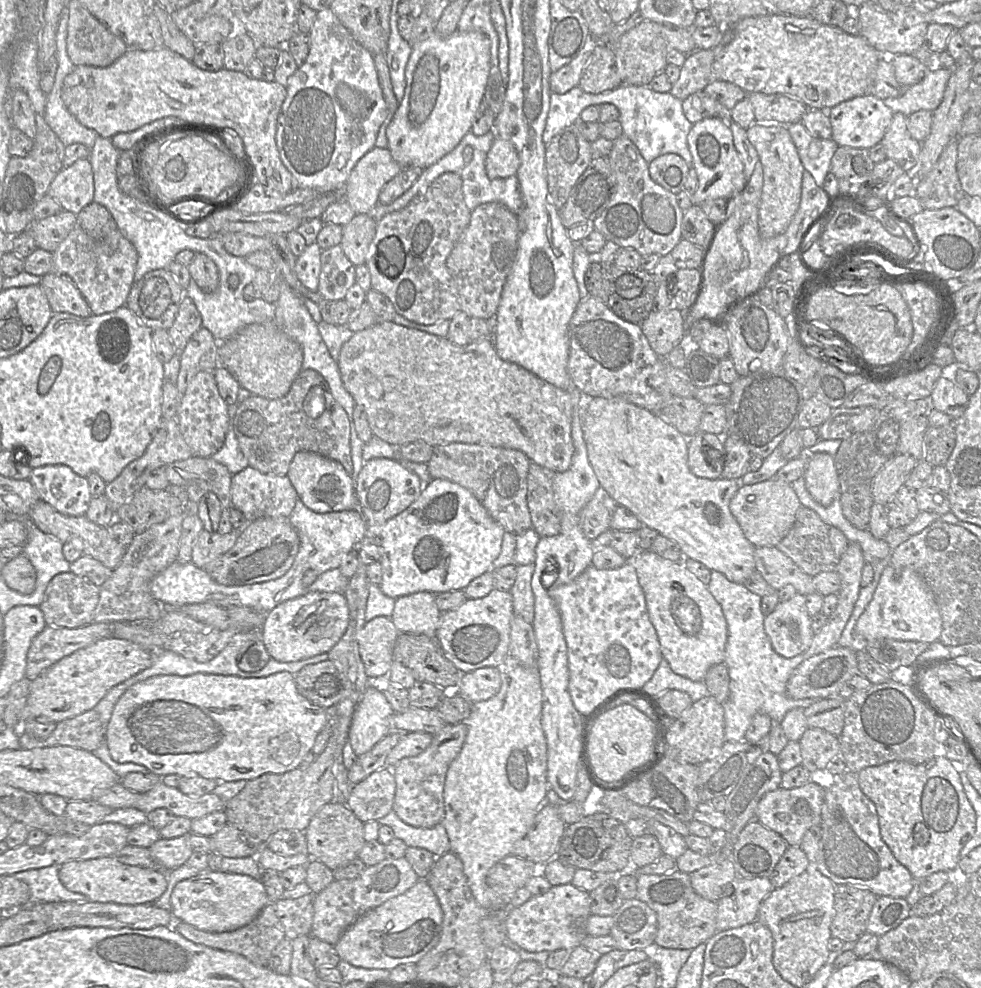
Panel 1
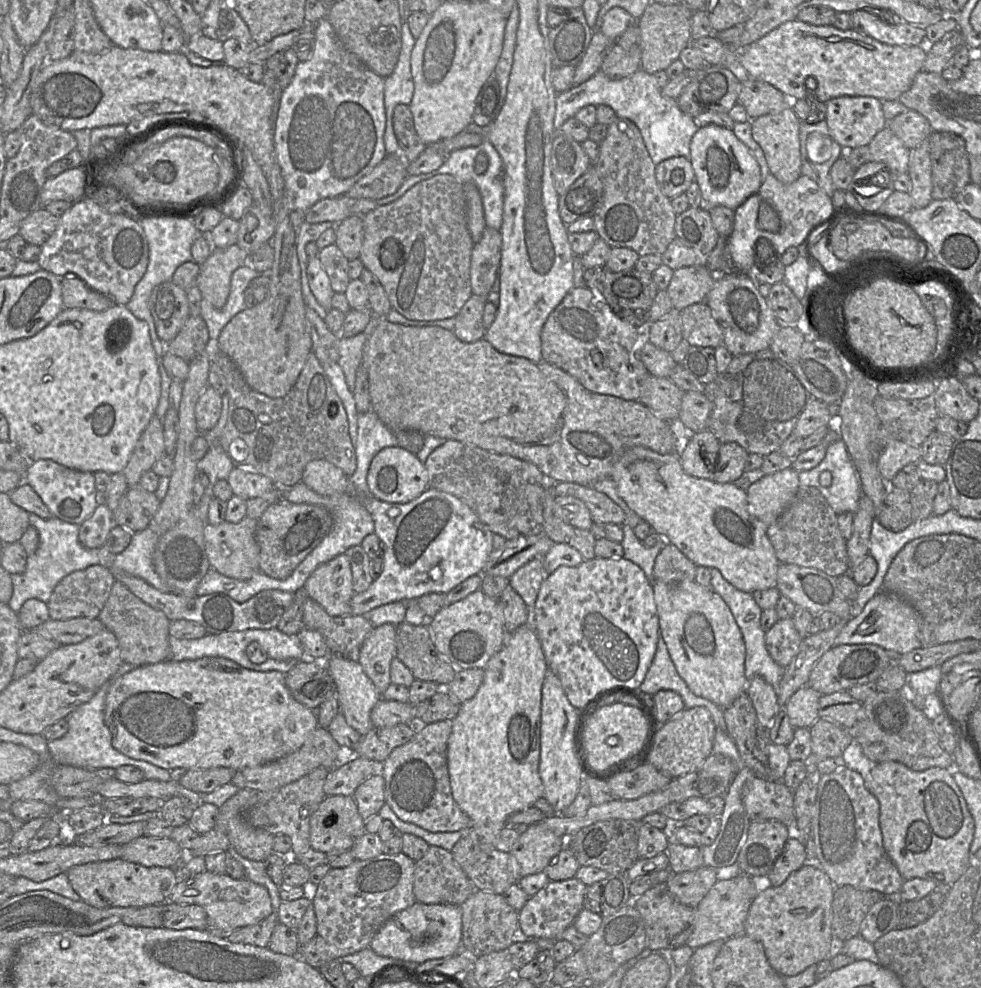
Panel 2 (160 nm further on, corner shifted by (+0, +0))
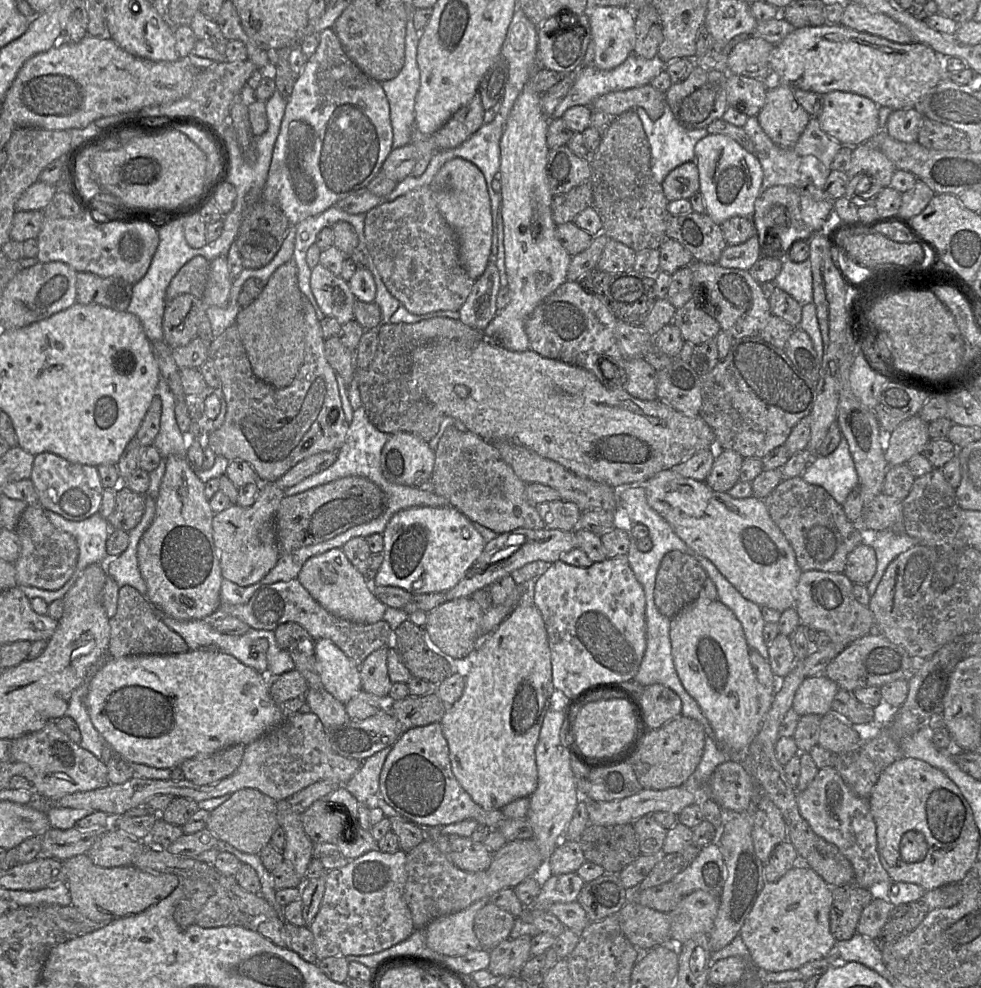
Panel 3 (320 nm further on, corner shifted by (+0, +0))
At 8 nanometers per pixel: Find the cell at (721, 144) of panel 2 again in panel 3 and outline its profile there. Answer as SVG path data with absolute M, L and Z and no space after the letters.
M708 134L696 143L694 152L694 162L699 171L699 191L705 202L706 213L712 220L721 225L734 216L752 217L763 181L763 169L756 155L723 134Z

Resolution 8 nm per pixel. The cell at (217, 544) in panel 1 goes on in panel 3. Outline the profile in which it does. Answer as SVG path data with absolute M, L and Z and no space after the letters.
M260 482L254 504L249 507L231 504L214 515L213 540L223 578L246 587L259 582L277 564L280 549L276 534L276 512L284 497L284 490L275 482Z

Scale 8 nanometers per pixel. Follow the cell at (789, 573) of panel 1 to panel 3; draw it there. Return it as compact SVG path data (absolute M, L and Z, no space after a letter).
M820 570L803 571L797 587L795 609L805 626L826 632L831 642L848 646L857 639L868 635L875 626L873 612L868 606L860 604L853 595L854 583L844 573L824 572Z

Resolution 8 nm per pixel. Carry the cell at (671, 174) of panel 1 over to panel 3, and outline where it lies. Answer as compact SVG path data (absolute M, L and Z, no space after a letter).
M694 161L683 163L669 172L662 182L668 202L688 199L699 191L699 171Z

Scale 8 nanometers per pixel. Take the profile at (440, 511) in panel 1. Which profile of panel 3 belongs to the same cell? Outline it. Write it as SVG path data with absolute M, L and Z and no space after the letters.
M451 505L399 511L382 535L383 562L371 585L399 587L412 595L446 592L453 588L476 564L485 546L472 521Z

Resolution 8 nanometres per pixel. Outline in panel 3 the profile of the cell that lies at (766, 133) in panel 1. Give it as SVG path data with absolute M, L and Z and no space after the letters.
M768 83L766 102L757 119L776 145L785 149L794 147L810 118L796 101L793 88L786 84Z

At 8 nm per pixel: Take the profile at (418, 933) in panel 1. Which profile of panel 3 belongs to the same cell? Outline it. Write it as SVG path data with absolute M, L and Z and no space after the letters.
M483 897L464 910L432 920L424 927L427 947L447 956L461 956L480 949L473 929L474 918L488 902L489 897Z

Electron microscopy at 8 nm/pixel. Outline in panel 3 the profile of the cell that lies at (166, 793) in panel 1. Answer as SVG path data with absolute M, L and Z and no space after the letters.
M56 721L48 722L41 730L11 740L9 754L12 761L26 763L32 768L38 794L50 804L65 795L96 790L110 784L107 765L71 741L57 727Z

